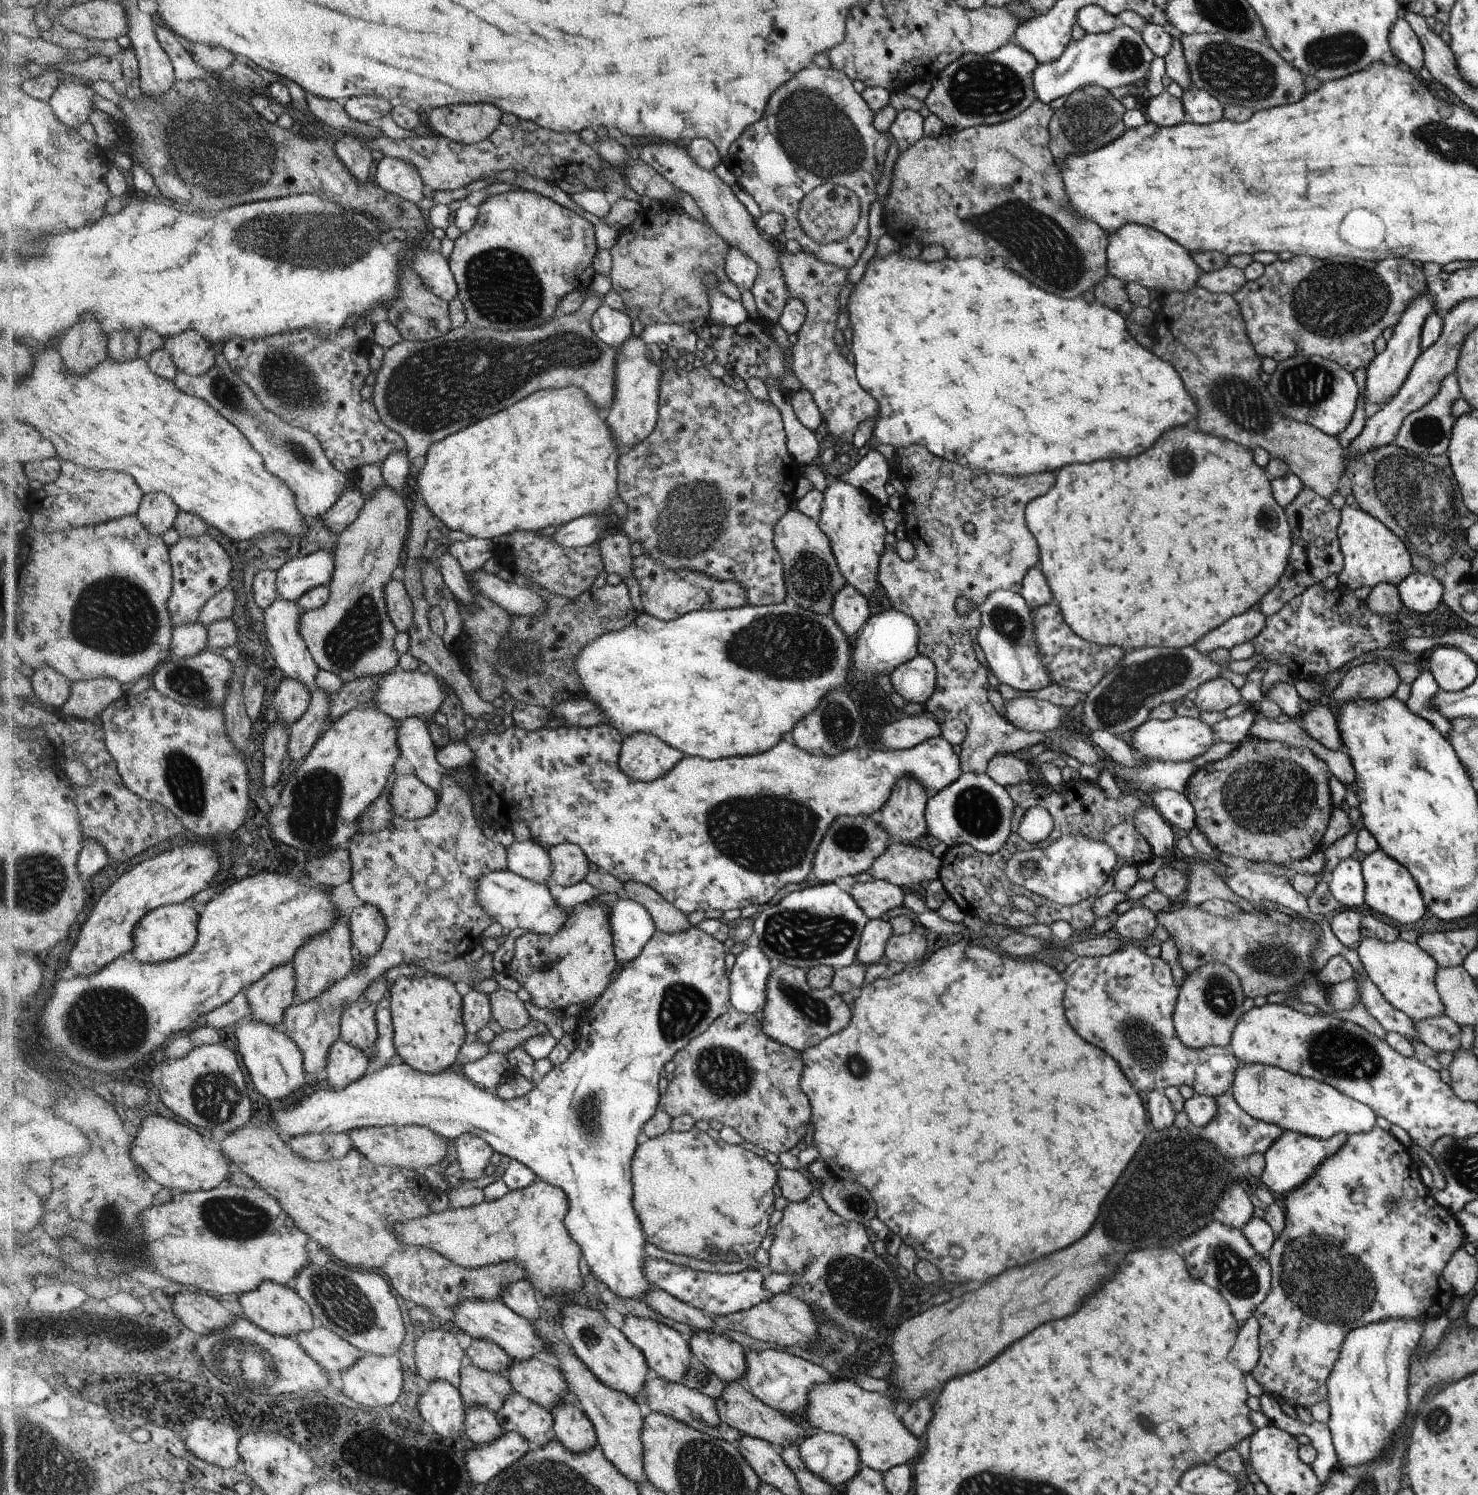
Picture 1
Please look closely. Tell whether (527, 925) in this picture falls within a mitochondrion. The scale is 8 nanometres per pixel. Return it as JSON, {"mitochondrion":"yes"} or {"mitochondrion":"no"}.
{"mitochondrion":"no"}

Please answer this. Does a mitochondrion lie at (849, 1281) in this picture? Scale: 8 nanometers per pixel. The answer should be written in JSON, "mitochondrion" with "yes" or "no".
{"mitochondrion":"yes"}

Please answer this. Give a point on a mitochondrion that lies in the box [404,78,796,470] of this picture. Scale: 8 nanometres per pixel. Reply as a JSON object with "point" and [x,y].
{"point":[502,285]}

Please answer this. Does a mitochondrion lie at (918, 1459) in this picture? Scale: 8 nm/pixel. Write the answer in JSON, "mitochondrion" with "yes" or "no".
{"mitochondrion":"no"}

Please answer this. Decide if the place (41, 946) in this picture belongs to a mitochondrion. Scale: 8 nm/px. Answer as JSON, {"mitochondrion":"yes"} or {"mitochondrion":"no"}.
{"mitochondrion":"no"}

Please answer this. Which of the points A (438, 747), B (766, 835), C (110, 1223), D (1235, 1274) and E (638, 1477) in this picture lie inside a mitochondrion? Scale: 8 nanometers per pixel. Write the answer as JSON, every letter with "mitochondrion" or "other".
{"A":"other","B":"mitochondrion","C":"mitochondrion","D":"mitochondrion","E":"other"}

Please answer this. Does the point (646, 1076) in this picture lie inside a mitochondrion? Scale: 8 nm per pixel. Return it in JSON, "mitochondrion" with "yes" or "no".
{"mitochondrion":"no"}

